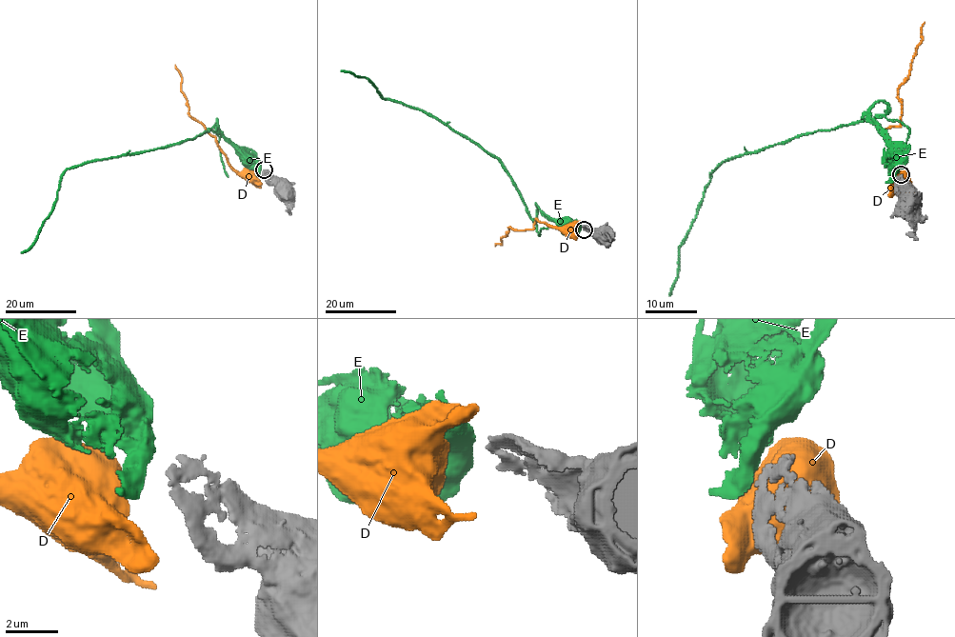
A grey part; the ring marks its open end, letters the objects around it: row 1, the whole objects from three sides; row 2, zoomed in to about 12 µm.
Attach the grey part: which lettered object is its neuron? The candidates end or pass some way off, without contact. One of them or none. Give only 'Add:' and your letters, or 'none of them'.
Add: none of them

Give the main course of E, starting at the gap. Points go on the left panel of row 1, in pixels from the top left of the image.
E: (261, 169), (222, 135), (217, 119), (211, 128), (185, 141), (89, 161), (65, 171), (37, 239), (21, 252)

